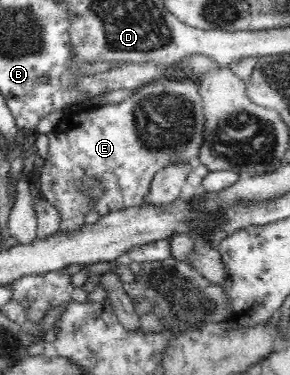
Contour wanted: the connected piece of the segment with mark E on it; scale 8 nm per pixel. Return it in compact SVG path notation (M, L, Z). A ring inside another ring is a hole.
M164 78L137 87L121 103L91 104L89 108L75 106L66 111L60 124L45 134L48 138L48 157L39 173L42 197L50 201L61 216L59 230L79 230L88 219L87 213L91 217L102 216L112 211L139 207L147 195L148 185L158 171L172 163L195 164L206 134L205 114L198 83L190 79L170 81ZM93 179L101 188L101 197L92 197L85 190L85 181Z

